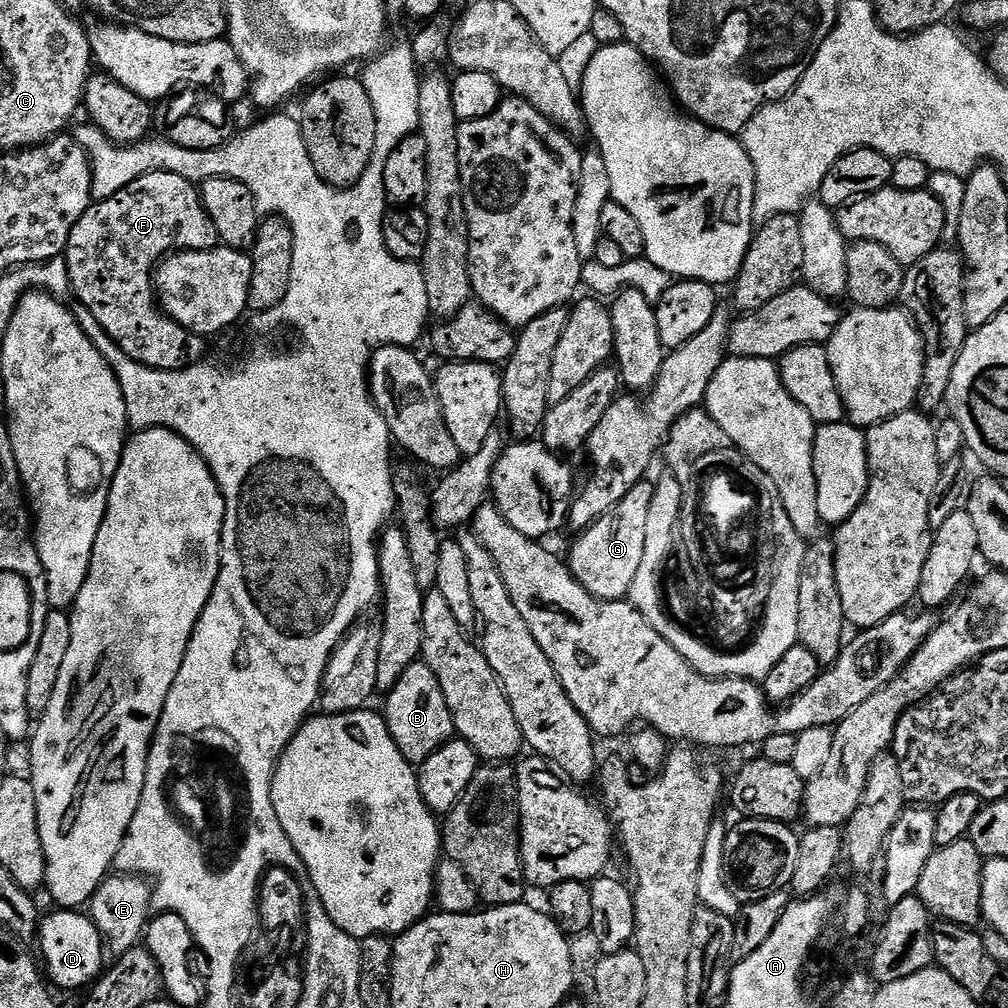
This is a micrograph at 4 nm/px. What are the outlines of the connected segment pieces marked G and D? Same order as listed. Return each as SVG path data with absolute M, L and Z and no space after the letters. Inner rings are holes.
M651 483L635 484L622 502L575 537L566 563L576 581L596 600L622 600L631 593L638 566L642 566L642 554L646 554L646 526L650 522L650 502L655 493Z
M55 910L43 917L38 925L38 941L46 976L57 989L84 988L96 983L105 971L106 941L96 929L91 915L80 910ZM44 955L44 960L43 956ZM56 984L57 985L56 985Z

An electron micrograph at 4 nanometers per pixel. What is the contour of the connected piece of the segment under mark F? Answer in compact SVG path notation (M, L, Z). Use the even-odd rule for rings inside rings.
M148 172L130 182L126 190L118 190L118 194L110 198L95 201L86 214L78 218L78 226L74 226L66 249L68 276L72 279L72 288L80 299L79 303L91 310L94 318L98 318L102 328L127 356L147 368L179 372L205 359L206 340L164 315L163 307L158 306L158 284L154 273L169 254L208 252L211 248L221 247L221 244L218 230L204 208L200 189L193 181L173 172Z

